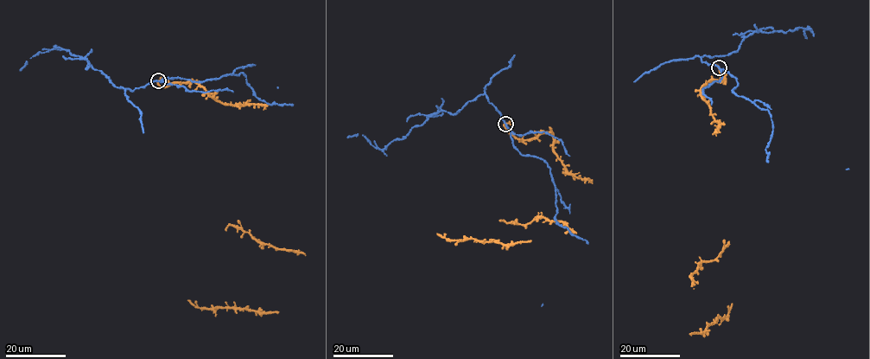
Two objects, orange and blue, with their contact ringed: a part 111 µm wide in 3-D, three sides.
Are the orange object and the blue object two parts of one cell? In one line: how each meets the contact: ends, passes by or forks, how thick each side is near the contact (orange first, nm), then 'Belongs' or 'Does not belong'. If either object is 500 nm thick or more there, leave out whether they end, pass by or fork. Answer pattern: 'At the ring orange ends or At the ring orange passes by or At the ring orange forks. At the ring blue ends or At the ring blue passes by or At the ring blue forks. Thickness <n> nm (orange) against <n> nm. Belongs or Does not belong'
At the ring orange passes by. At the ring blue passes by. Thickness 240 nm (orange) against 320 nm. Does not belong

